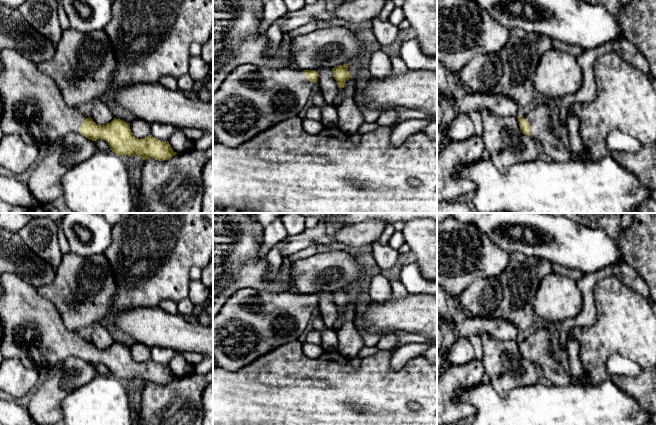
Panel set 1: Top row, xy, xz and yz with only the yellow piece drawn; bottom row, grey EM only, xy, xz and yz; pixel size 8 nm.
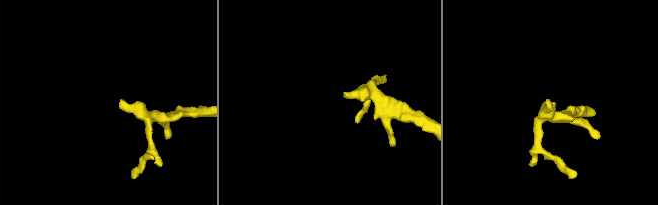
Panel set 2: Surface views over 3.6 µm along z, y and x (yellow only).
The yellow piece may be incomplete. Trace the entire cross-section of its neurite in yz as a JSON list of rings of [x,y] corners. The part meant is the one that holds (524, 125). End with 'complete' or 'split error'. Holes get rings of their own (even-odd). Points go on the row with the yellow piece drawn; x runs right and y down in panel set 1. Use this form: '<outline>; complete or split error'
[[[546,99],[544,103],[518,116],[521,132],[531,136],[534,140],[538,140],[551,160],[556,162],[593,162],[585,151],[575,155],[572,150],[567,150],[564,147],[552,123],[552,102],[551,99]]]; split error

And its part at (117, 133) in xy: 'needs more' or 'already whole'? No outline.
needs more

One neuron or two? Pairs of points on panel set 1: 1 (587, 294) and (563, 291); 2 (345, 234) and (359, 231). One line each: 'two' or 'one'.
1: two
2: one

